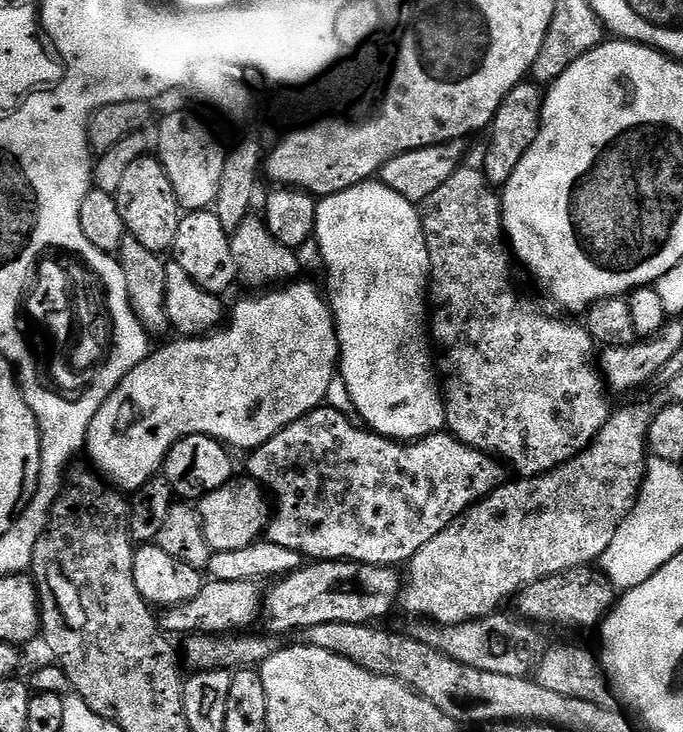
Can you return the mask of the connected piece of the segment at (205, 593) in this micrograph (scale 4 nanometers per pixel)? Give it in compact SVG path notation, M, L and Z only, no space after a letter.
M209 579L198 590L195 598L190 598L190 602L179 604L173 608L163 609L158 623L165 633L173 637L187 637L189 634L199 634L201 636L218 636L221 634L234 634L239 630L244 630L247 624L252 624L261 619L264 611L265 593L260 592L261 585L254 580L246 582L218 582Z

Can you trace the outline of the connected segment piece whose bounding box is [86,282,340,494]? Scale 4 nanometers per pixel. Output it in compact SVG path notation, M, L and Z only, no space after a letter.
M288 282L279 290L268 290L263 294L253 295L256 296L253 300L238 301L233 308L231 305L226 326L217 328L215 332L203 338L173 339L173 344L168 344L165 348L158 349L157 352L156 349L149 351L148 357L142 362L138 362L138 366L134 366L134 370L130 370L130 374L126 374L126 378L122 378L122 382L112 391L110 398L106 398L106 402L102 402L98 414L94 414L94 422L90 422L86 445L86 456L89 456L101 468L99 471L117 489L134 494L143 484L147 484L161 471L166 454L183 436L209 436L232 450L237 450L236 448L255 450L262 447L270 438L274 438L274 434L278 434L286 426L290 426L290 422L302 418L306 413L321 407L327 401L324 399L327 398L328 391L332 388L332 379L335 381L338 376L340 343L336 337L336 321L332 319L332 310L323 291L320 293L312 284L296 283Z

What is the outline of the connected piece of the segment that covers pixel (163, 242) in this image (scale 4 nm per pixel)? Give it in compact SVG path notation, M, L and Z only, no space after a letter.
M141 154L126 170L122 182L114 194L118 214L122 216L124 230L134 237L146 250L157 254L167 253L178 234L182 209L164 167L152 154Z

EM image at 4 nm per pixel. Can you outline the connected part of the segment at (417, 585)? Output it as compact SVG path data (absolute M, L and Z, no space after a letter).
M624 408L609 417L606 426L592 440L591 446L562 467L542 476L516 478L513 484L501 483L484 500L468 508L438 538L430 538L406 565L406 579L398 601L412 618L433 624L462 624L481 620L501 611L504 600L511 601L526 586L550 578L571 568L592 566L614 542L618 526L626 522L644 484L646 461L650 456L648 431L653 409Z

